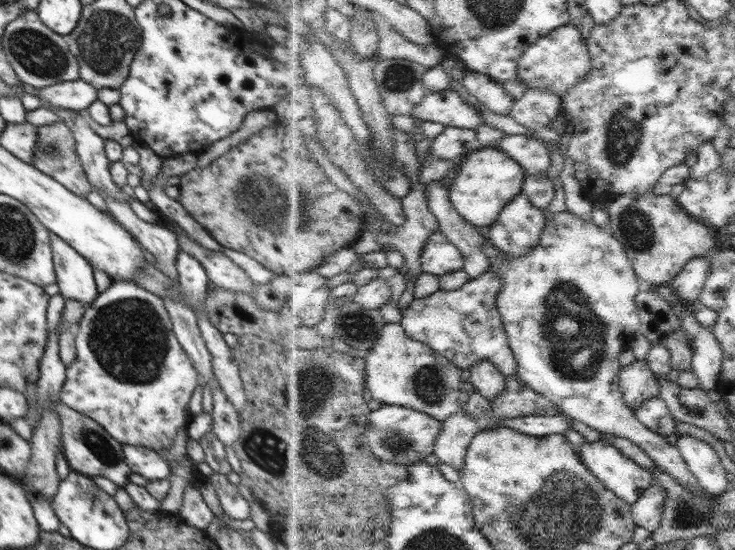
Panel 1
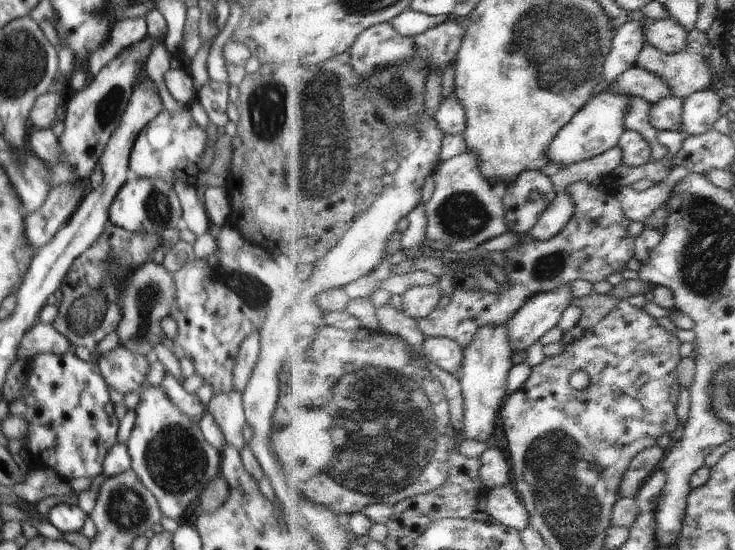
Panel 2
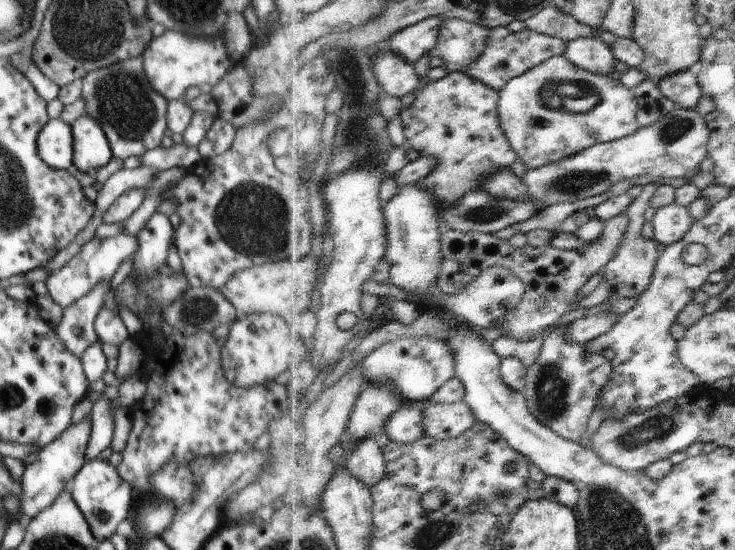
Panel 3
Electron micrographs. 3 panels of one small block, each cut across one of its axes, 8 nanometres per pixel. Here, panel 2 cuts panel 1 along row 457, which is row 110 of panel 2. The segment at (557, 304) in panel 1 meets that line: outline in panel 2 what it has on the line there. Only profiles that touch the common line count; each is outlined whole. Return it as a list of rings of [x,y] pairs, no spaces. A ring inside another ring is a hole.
[[[677,97],[664,98],[660,104],[653,104],[651,108],[651,124],[658,130],[676,130],[682,132],[684,128],[684,109],[686,99]]]

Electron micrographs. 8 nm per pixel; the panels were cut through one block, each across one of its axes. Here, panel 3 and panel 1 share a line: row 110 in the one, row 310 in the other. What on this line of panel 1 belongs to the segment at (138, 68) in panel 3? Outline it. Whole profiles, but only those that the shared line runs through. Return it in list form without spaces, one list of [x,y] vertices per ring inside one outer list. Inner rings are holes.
[[[113,281],[104,292],[99,293],[91,305],[87,306],[79,320],[78,328],[74,336],[76,358],[72,361],[72,364],[66,366],[66,380],[62,385],[59,399],[67,407],[73,408],[85,414],[93,421],[96,421],[109,435],[112,435],[123,445],[146,447],[155,451],[172,447],[174,438],[176,438],[176,434],[178,434],[178,428],[184,425],[187,426],[188,422],[192,419],[193,414],[189,409],[189,402],[200,382],[198,381],[198,373],[194,368],[193,362],[174,335],[173,325],[171,324],[163,299],[153,292],[144,290],[144,288],[134,282]]]

